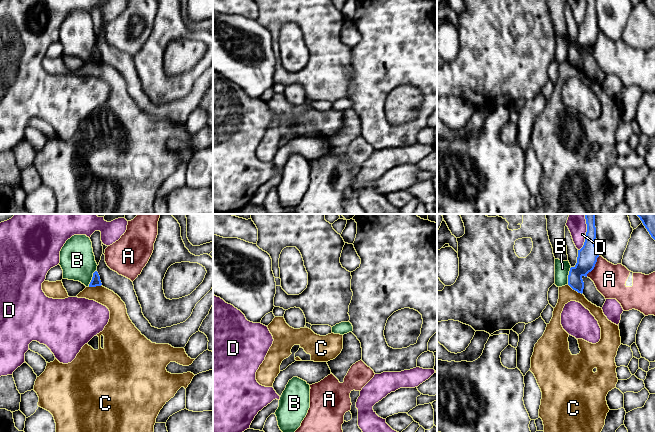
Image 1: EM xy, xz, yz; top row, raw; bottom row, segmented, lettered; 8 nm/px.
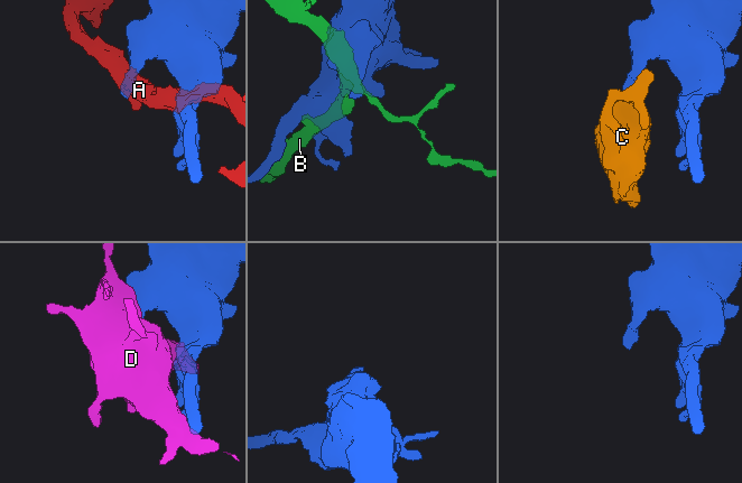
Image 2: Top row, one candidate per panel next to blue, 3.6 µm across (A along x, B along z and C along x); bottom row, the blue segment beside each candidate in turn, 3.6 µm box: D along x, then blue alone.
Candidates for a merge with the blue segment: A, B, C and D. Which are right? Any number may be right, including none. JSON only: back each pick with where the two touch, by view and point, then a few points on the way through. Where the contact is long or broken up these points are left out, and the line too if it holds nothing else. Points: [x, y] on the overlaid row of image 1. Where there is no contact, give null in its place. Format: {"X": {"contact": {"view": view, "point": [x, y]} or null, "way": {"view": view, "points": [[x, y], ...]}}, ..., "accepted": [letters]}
{"accepted": []}

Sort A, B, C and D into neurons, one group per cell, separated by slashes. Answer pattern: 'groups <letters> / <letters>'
groups A / B / C / D

